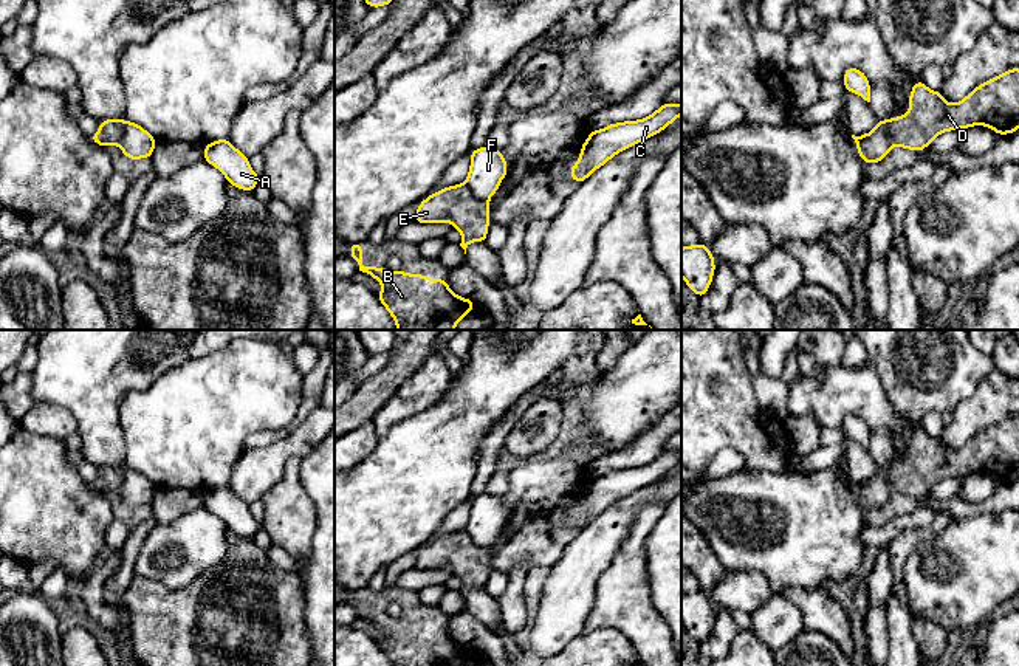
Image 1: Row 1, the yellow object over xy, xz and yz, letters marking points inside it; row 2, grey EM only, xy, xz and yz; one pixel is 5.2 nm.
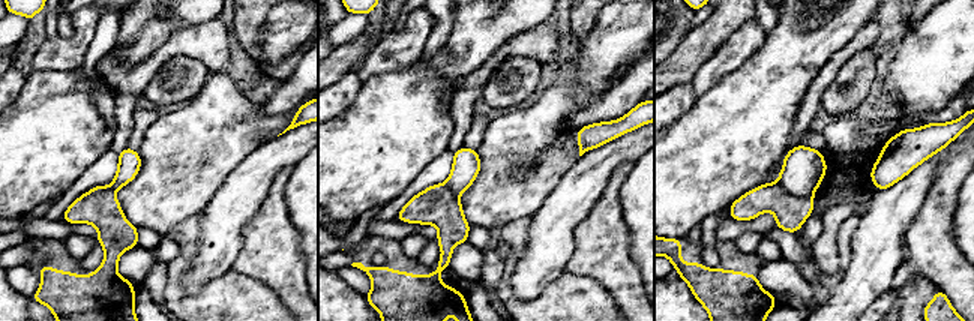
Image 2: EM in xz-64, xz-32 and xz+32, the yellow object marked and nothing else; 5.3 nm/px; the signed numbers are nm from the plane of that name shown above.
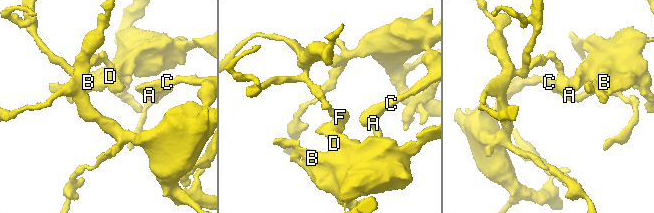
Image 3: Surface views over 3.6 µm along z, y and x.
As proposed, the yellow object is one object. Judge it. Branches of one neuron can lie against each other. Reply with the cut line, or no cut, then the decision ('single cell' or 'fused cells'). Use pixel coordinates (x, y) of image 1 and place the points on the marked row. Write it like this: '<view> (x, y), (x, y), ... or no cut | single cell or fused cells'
xz (465, 183), (476, 197), (487, 200) | fused cells

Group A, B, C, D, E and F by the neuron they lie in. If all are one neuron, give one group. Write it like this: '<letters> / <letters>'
A C F / B D E

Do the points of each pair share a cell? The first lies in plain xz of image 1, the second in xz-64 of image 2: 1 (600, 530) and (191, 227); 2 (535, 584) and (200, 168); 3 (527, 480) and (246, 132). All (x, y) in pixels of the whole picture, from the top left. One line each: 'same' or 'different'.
1: different
2: different
3: same

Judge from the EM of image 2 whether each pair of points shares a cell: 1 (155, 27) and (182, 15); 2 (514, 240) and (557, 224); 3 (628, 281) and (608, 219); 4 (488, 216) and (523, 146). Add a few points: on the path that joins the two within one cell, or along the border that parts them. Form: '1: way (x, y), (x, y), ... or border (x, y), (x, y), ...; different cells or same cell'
1: way (161, 27), (176, 17); same cell
2: border (532, 218), (527, 245), (515, 269); different cells
3: way (613, 266), (608, 260), (608, 234); same cell
4: way (497, 198), (506, 189), (509, 164); same cell

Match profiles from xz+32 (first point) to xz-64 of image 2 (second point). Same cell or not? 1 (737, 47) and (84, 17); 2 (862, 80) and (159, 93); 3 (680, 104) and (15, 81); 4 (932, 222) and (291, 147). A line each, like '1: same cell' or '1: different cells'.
1: same cell
2: same cell
3: same cell
4: different cells

